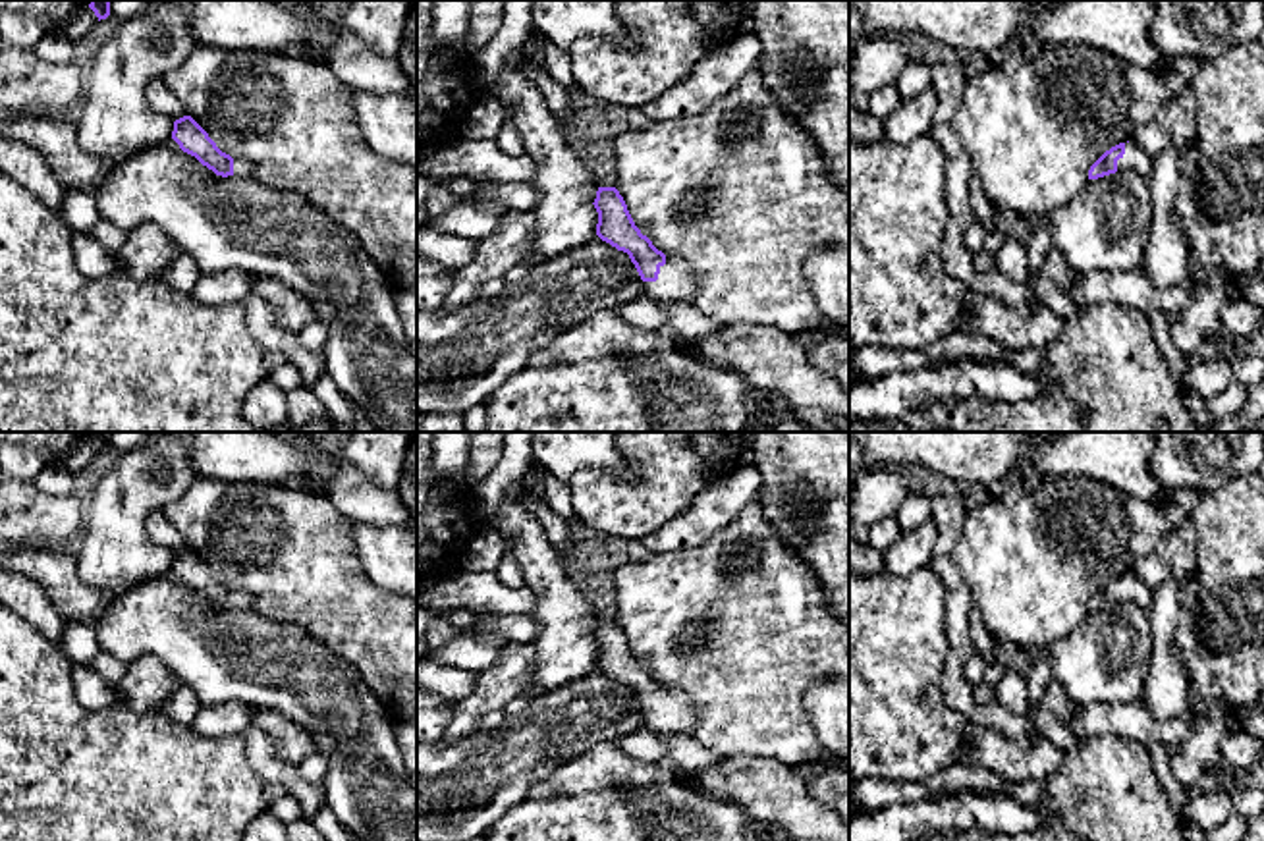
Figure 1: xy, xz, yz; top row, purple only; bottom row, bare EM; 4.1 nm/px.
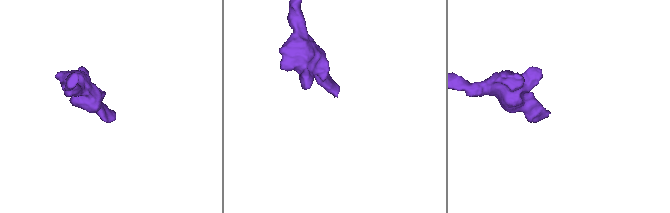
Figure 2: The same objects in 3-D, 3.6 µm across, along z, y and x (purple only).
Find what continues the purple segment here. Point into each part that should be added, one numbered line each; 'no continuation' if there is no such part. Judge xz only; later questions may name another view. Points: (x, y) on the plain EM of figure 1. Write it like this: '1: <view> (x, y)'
1: xz (676, 716)

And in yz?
1: yz (1135, 591)

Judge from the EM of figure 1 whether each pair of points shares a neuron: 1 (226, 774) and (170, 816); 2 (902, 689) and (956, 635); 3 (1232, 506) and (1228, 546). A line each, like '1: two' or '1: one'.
1: one
2: two
3: one

